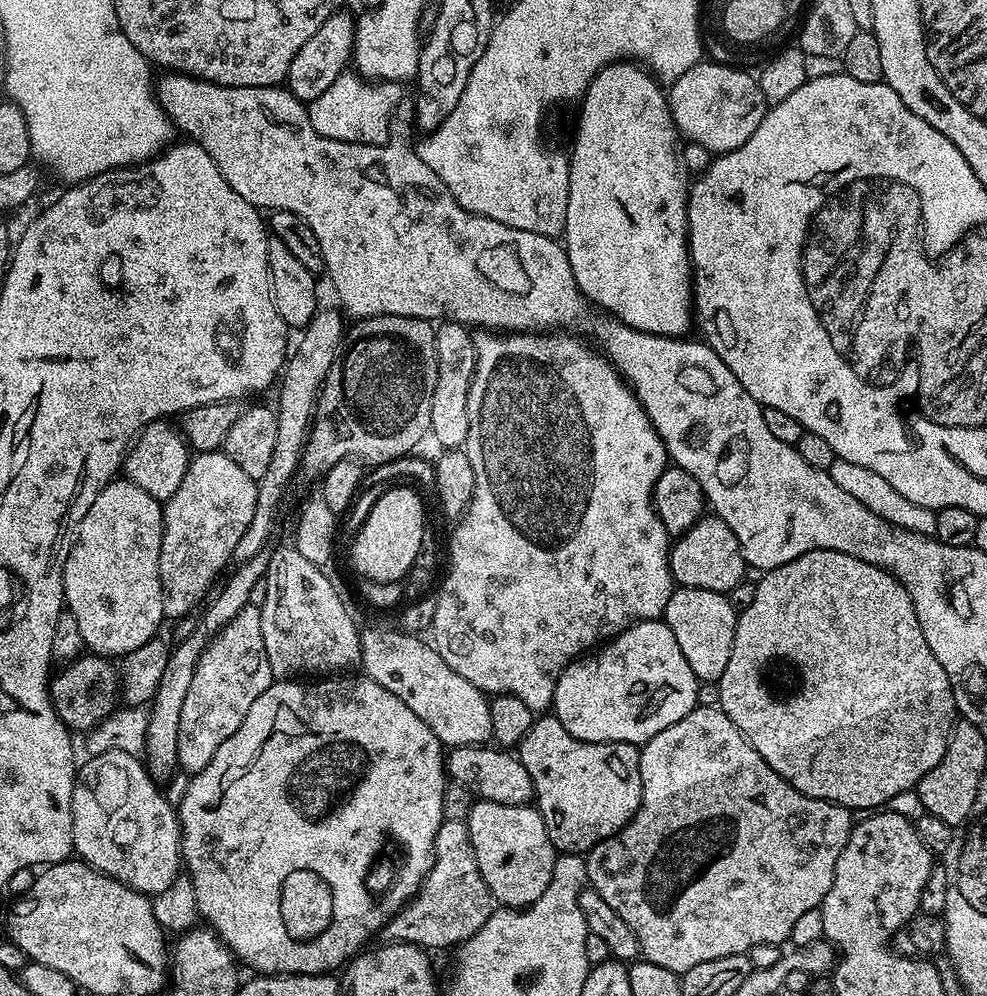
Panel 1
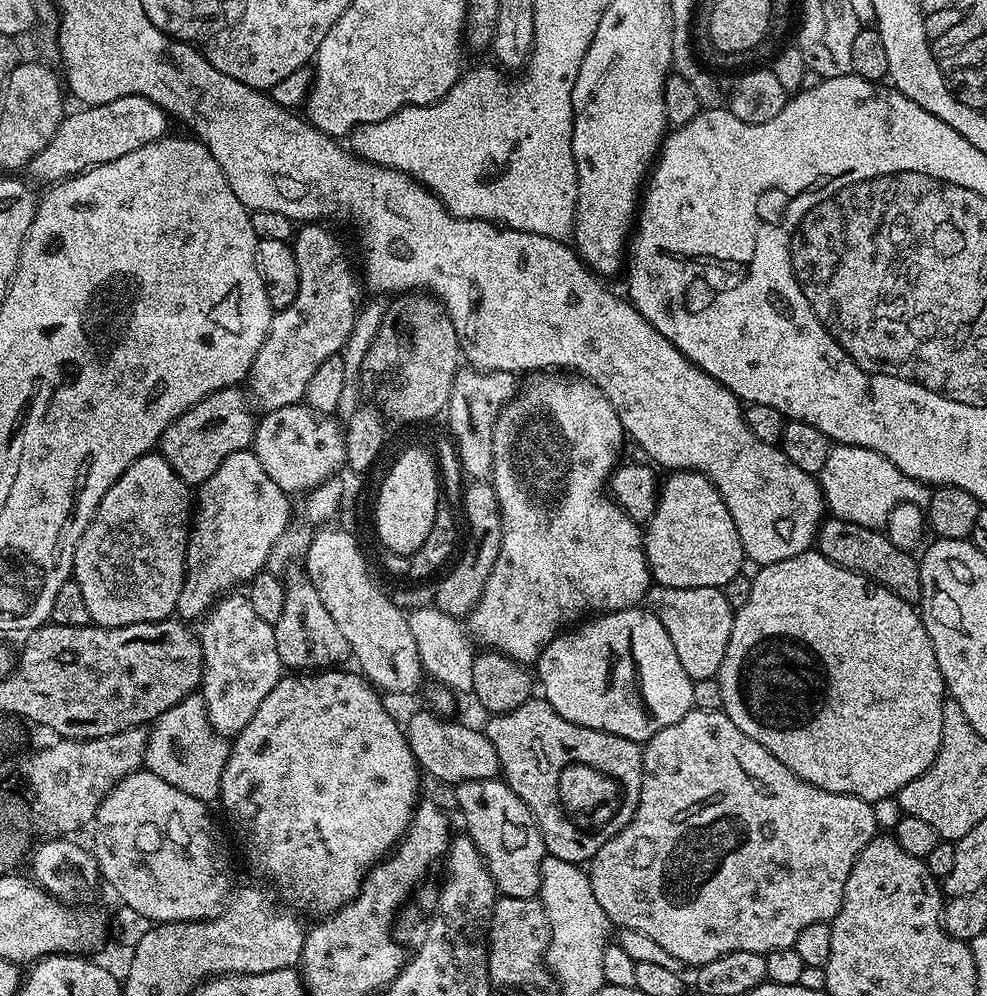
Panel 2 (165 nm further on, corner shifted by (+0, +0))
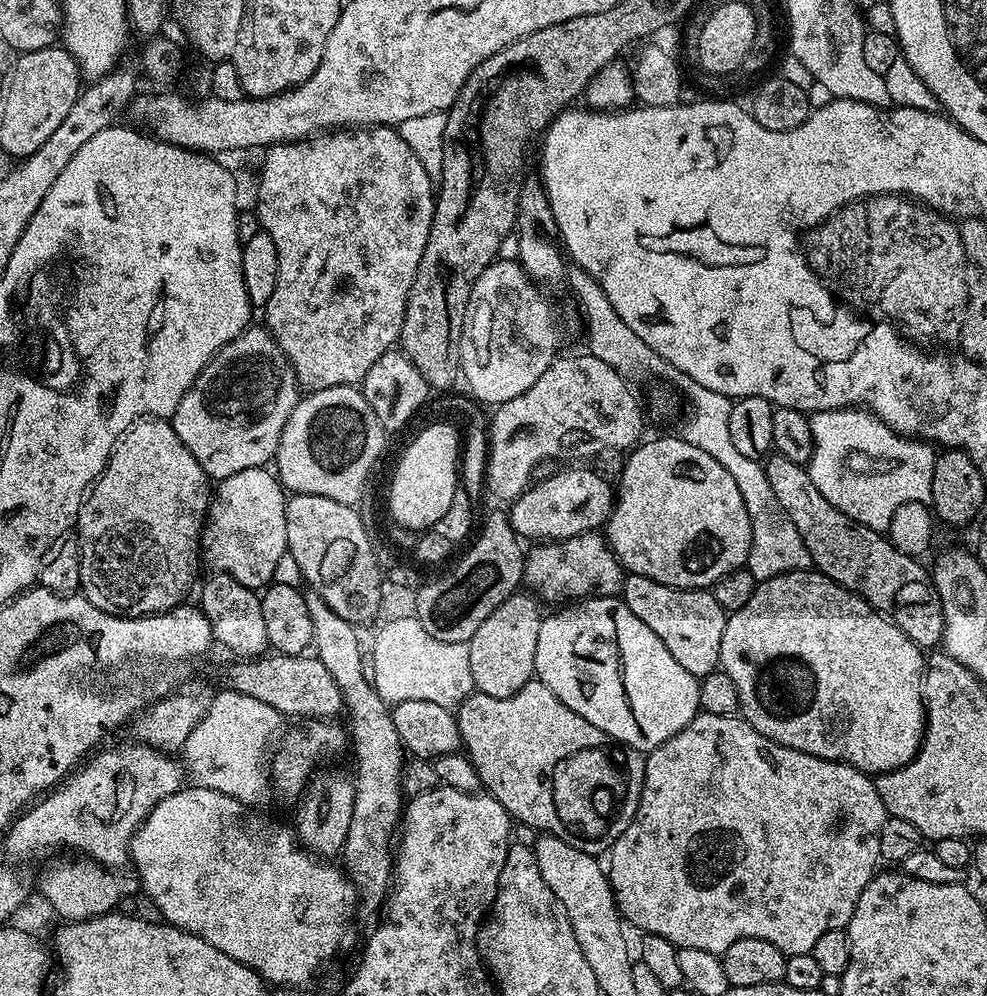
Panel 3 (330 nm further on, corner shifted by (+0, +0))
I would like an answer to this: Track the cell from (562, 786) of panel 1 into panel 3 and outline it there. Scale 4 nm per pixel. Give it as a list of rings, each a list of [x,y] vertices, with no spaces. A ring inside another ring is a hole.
[[[534,678],[529,684],[522,686],[522,690],[518,690],[518,694],[510,694],[510,698],[490,698],[490,694],[473,691],[471,695],[461,701],[459,707],[455,709],[454,715],[460,731],[463,751],[471,760],[483,791],[498,802],[502,802],[502,806],[508,811],[508,815],[512,817],[513,821],[535,828],[537,833],[562,838],[562,842],[570,842],[570,846],[574,846],[574,850],[582,850],[594,857],[607,853],[614,841],[622,834],[622,830],[626,830],[626,826],[630,826],[630,822],[638,810],[638,802],[642,794],[645,757],[638,749],[627,748],[625,744],[611,740],[605,732],[598,730],[598,726],[590,726],[590,722],[586,722],[586,718],[582,718],[582,714],[574,714],[574,710],[570,710],[570,706],[563,704],[540,679]]]

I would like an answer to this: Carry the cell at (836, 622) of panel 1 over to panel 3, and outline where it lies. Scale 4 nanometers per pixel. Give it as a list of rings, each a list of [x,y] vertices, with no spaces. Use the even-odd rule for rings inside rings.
[[[817,570],[784,572],[769,580],[759,581],[754,594],[750,594],[750,602],[746,602],[742,610],[731,613],[726,622],[726,630],[722,630],[720,668],[734,681],[734,687],[738,690],[739,715],[743,716],[746,722],[750,722],[750,726],[754,726],[758,734],[782,746],[790,746],[790,750],[798,750],[802,754],[814,754],[814,758],[833,760],[839,764],[849,764],[860,772],[869,774],[898,770],[909,764],[918,754],[924,741],[926,723],[925,667],[926,656],[921,647],[916,645],[892,619],[869,605],[863,597],[843,588],[838,582],[832,581],[830,577],[824,576]]]

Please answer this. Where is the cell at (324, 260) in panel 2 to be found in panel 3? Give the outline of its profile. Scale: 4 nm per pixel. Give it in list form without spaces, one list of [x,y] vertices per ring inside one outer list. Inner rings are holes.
[[[349,126],[339,130],[329,130],[307,140],[298,140],[287,144],[271,145],[263,153],[264,165],[260,172],[260,205],[254,211],[263,231],[274,238],[274,250],[278,250],[278,286],[274,286],[274,294],[270,294],[270,302],[263,305],[263,323],[278,346],[292,363],[296,381],[301,389],[308,392],[326,390],[330,386],[350,384],[359,385],[365,374],[399,341],[402,322],[406,314],[406,302],[424,253],[424,247],[430,234],[432,215],[436,209],[434,195],[434,178],[429,175],[422,162],[418,162],[418,154],[406,146],[399,131],[392,126]]]

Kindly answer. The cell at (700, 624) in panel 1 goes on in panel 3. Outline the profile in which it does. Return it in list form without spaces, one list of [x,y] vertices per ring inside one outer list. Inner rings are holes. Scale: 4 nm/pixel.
[[[628,574],[622,580],[622,599],[630,610],[634,610],[636,617],[642,618],[642,622],[662,638],[666,650],[670,650],[682,670],[703,678],[720,668],[722,630],[726,630],[728,616],[711,591],[675,588],[654,582],[654,578]]]

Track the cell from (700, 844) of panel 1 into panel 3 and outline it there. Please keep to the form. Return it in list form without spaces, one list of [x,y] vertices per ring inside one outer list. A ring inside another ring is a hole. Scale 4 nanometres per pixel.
[[[700,712],[685,728],[678,730],[674,738],[662,742],[662,746],[647,753],[638,810],[630,826],[622,830],[622,834],[607,853],[606,871],[621,917],[631,927],[633,924],[634,927],[641,928],[641,933],[666,938],[677,948],[706,950],[720,956],[730,950],[730,946],[734,946],[738,938],[762,938],[762,942],[771,942],[773,946],[778,946],[778,950],[782,950],[787,957],[812,953],[814,942],[818,942],[822,934],[835,928],[847,929],[854,914],[854,906],[858,906],[858,898],[862,898],[862,890],[866,890],[881,863],[878,834],[882,834],[885,819],[882,798],[878,798],[875,779],[869,773],[860,772],[849,764],[839,764],[833,760],[814,758],[814,754],[790,750],[790,746],[782,746],[758,734],[758,730],[754,730],[754,726],[750,726],[750,722],[746,722],[739,714],[719,716]]]

